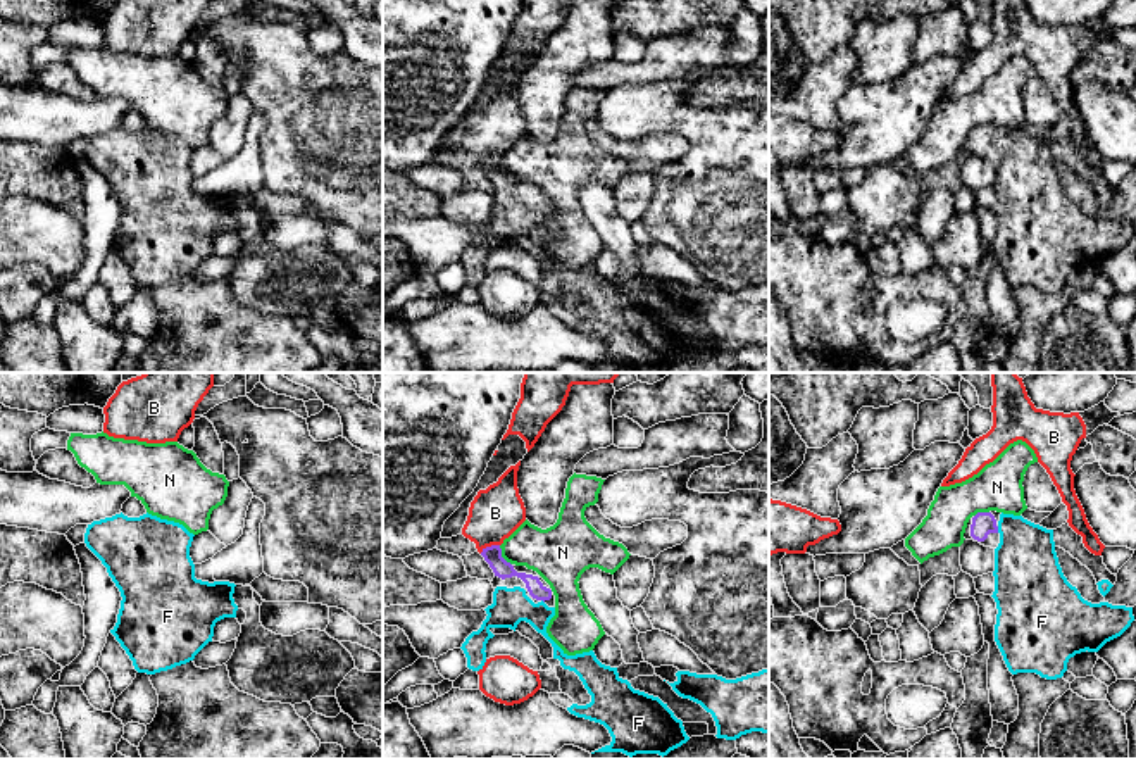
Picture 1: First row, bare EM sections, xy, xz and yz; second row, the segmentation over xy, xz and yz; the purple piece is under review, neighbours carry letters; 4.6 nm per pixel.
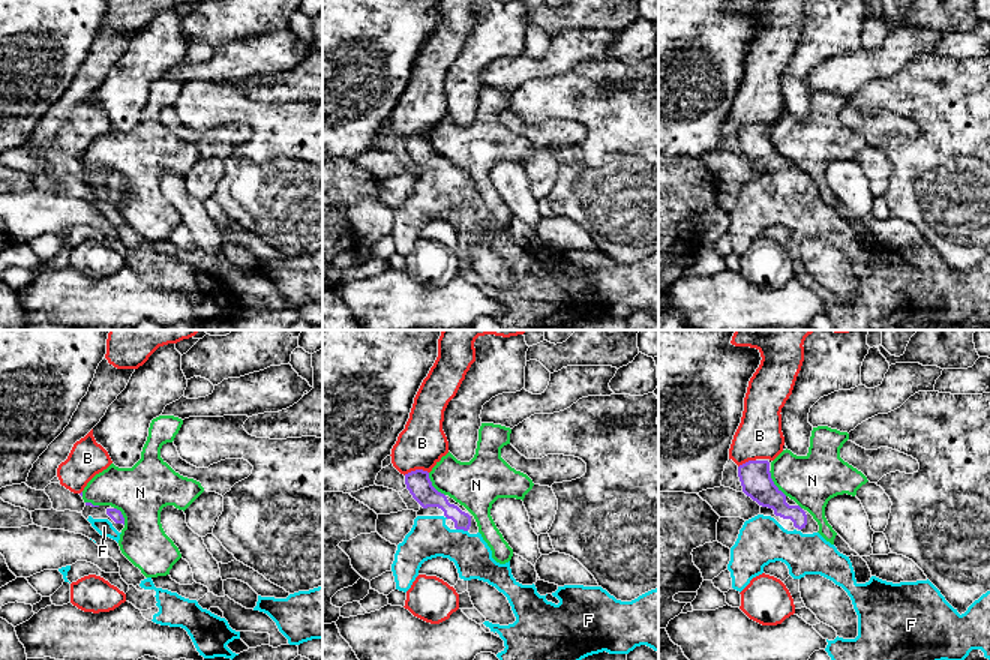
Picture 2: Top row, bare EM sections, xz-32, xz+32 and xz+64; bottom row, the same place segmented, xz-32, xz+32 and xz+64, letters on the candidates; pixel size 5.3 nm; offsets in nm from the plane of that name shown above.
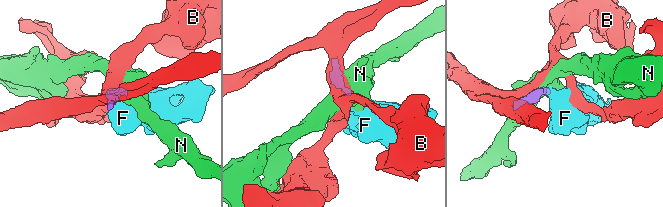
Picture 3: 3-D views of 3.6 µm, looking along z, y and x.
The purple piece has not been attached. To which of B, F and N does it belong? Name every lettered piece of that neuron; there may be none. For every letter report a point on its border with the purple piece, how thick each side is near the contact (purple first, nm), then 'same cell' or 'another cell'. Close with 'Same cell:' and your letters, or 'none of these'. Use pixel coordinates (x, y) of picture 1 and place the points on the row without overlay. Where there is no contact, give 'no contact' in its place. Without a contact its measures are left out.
B: xz (488, 161) | 80/240 nm | another cell
F: yz (997, 144) | 110/300 nm | same cell
N: xz (500, 169) | 80/240 nm | another cell
Same cell: F

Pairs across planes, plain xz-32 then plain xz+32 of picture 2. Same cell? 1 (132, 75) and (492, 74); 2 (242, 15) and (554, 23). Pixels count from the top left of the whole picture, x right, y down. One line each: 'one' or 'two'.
1: two
2: one

